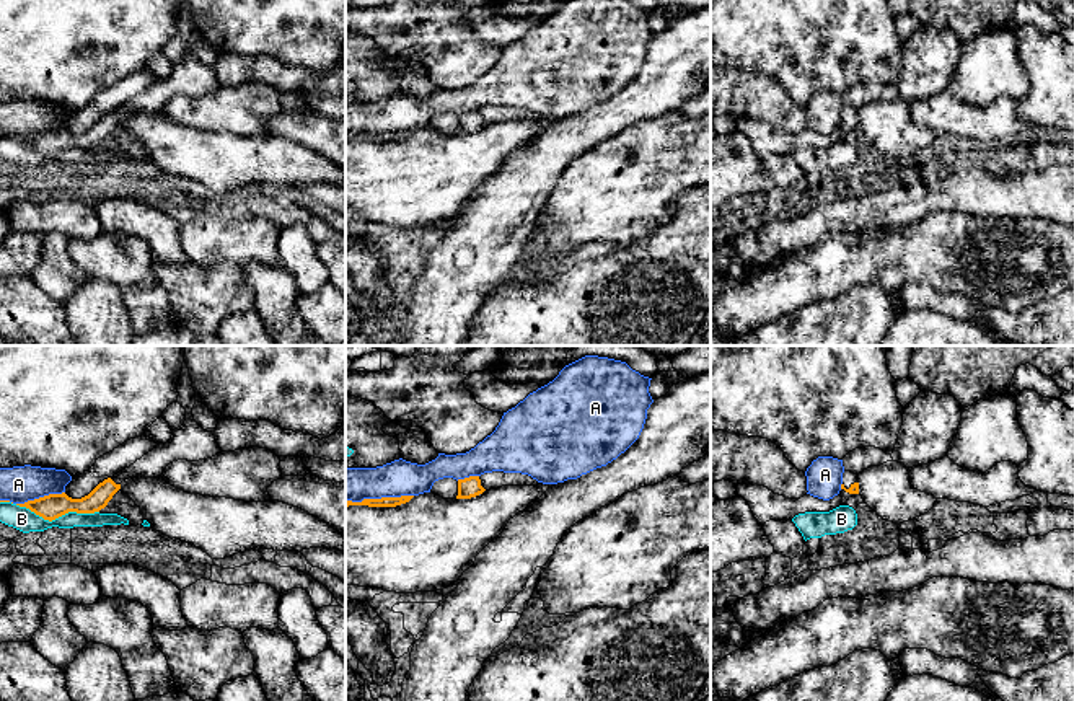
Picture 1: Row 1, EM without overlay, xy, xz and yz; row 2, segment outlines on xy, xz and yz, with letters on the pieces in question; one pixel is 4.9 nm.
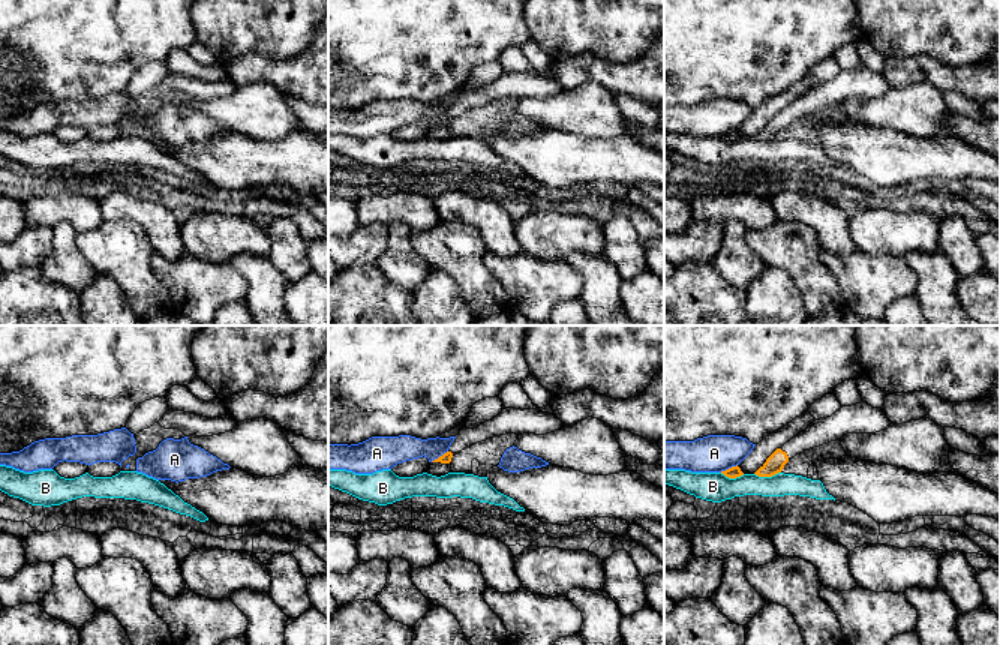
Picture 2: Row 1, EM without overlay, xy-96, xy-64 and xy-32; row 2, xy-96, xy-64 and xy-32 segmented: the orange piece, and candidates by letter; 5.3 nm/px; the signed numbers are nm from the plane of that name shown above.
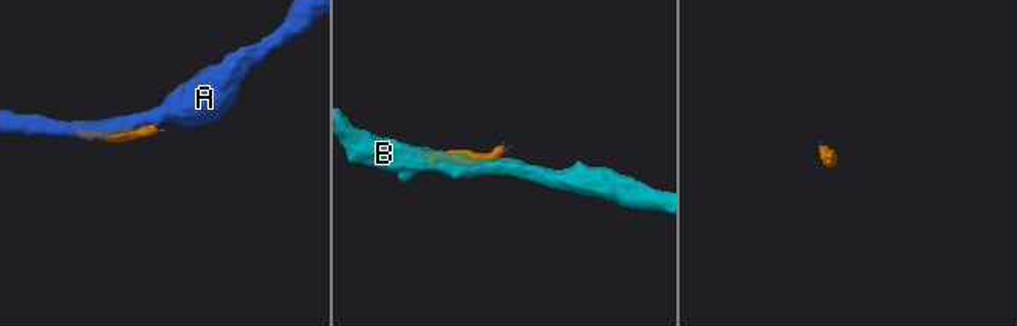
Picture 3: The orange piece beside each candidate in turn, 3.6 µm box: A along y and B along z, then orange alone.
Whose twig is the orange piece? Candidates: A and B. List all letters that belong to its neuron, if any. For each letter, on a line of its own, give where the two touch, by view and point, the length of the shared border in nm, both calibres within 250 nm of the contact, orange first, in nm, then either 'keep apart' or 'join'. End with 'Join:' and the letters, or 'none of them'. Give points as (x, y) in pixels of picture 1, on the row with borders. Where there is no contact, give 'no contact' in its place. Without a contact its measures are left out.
A: meets orange in xz at (378, 499); contact 340 nm long; 50 nm thick on the orange side, 180 nm on the other; keep apart
B: meets orange in xy at (57, 517); contact 420 nm long; 120 nm thick on the orange side, 120 nm on the other; keep apart
Join: none of them

